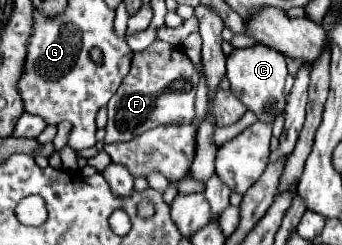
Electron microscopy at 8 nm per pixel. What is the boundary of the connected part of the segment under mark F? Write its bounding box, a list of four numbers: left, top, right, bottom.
[105,39,199,145]

